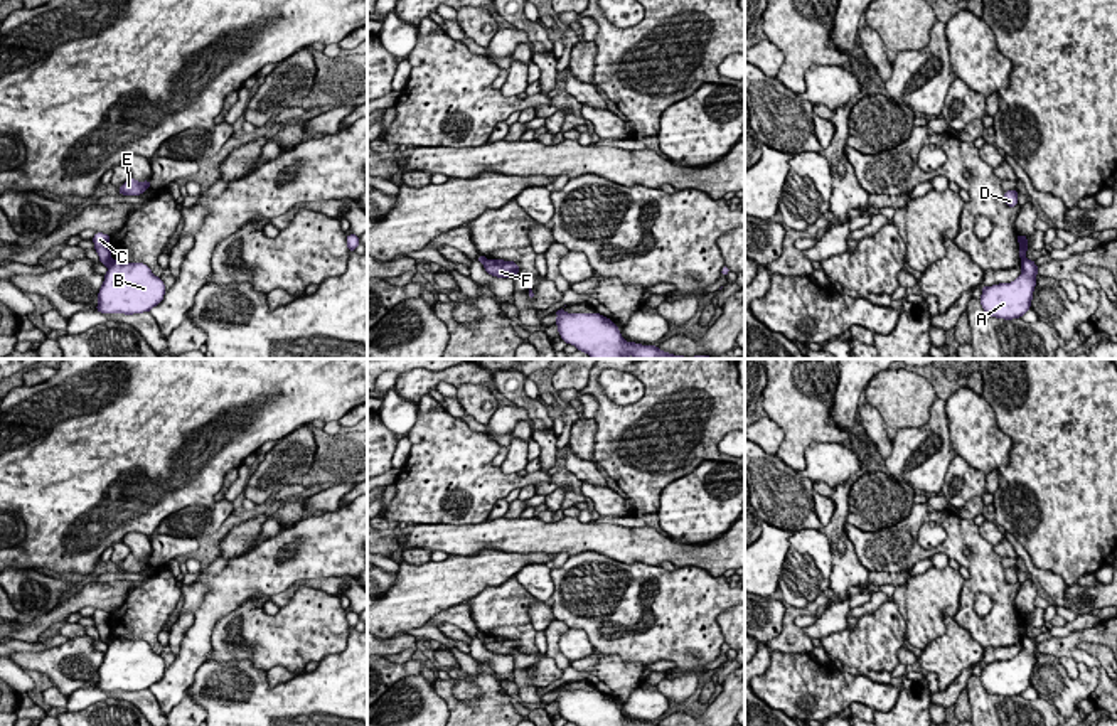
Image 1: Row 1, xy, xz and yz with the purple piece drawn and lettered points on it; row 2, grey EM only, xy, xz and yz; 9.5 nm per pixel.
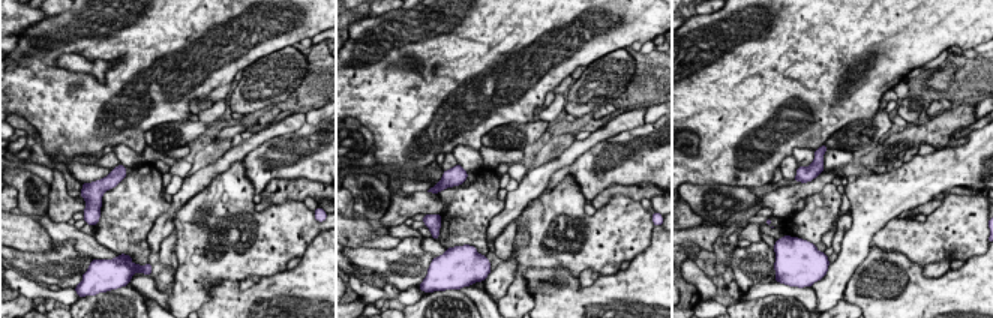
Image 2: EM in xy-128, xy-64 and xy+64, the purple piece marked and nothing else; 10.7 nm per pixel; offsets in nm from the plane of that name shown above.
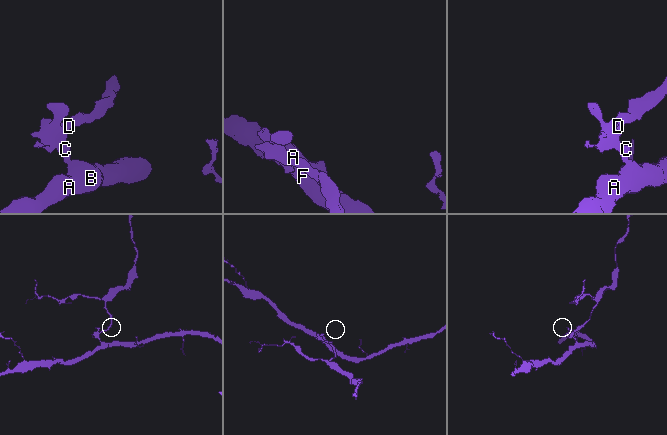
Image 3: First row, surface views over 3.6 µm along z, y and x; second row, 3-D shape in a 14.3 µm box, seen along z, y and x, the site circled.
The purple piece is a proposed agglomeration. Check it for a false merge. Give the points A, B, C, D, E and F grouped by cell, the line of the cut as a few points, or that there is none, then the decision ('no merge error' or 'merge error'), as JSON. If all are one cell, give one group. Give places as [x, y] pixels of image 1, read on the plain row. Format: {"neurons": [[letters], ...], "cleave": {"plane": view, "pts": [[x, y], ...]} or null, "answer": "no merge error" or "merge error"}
{"neurons": [["A", "B", "F"], ["C", "D", "E"]], "cleave": {"plane": "xy", "pts": [[110, 635], [105, 640]]}, "answer": "merge error"}

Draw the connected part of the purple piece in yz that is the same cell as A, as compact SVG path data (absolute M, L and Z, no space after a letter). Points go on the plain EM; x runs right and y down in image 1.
M1033 637L1021 640L1021 652L1011 660L982 664L981 682L989 694L1013 697L1031 686L1038 643Z

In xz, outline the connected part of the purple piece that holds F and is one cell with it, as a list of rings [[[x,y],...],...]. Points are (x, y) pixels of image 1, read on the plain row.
[[[485,637],[484,645],[489,652],[497,655],[512,655],[514,652],[519,652],[519,643],[514,638]]]

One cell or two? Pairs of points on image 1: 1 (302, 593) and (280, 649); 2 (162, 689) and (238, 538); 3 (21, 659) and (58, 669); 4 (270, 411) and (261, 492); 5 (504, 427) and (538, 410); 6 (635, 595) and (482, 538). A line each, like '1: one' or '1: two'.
1: one
2: two
3: one
4: two
5: two
6: two

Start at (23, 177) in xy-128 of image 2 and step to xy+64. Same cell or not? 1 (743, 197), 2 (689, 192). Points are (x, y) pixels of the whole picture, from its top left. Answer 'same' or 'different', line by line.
1: same
2: same

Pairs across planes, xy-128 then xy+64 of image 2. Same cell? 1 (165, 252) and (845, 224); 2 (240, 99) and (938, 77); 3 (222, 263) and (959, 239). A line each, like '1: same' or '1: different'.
1: same
2: same
3: same

